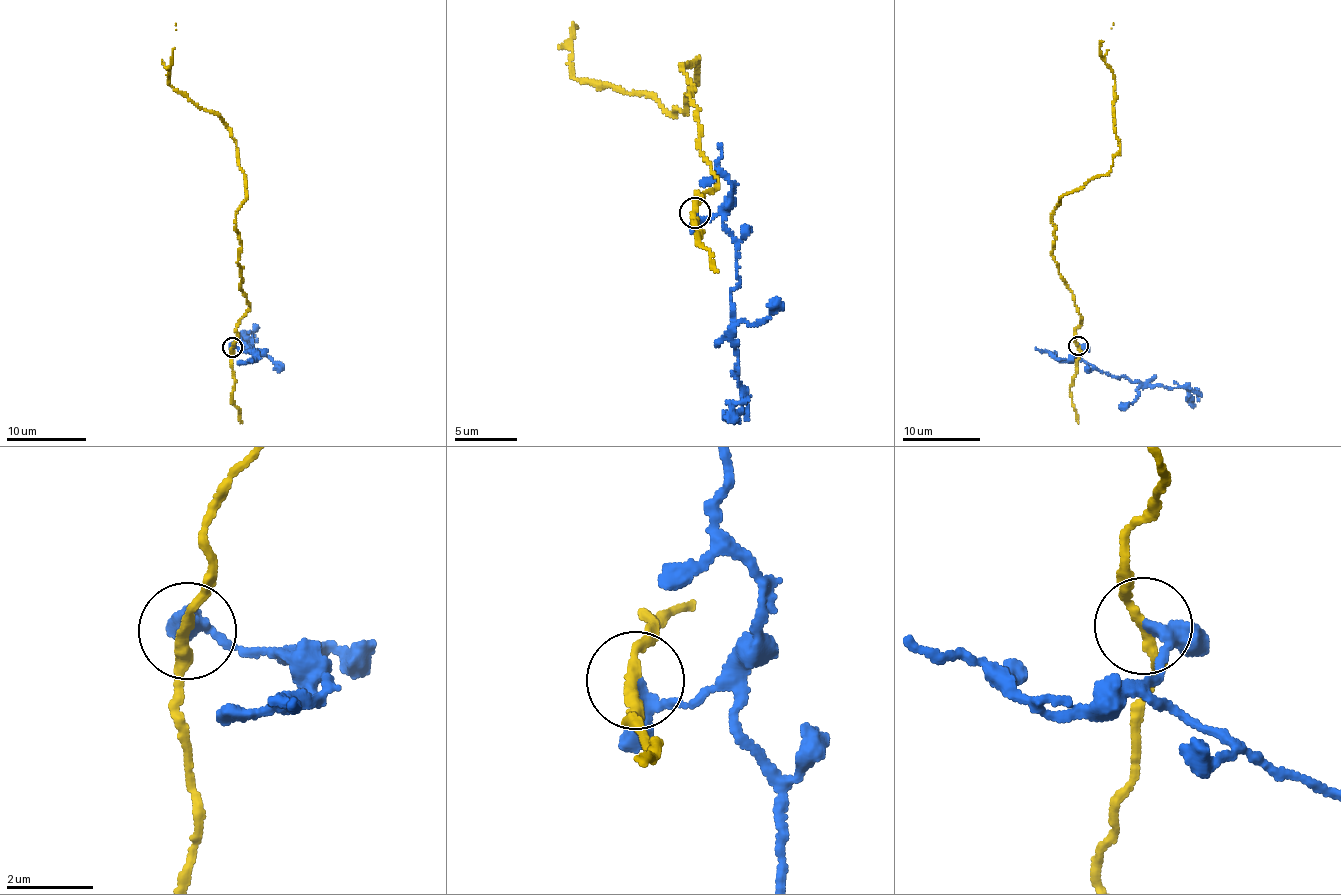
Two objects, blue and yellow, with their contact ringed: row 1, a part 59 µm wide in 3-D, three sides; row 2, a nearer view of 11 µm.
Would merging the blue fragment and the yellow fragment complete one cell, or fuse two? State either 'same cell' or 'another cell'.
another cell

